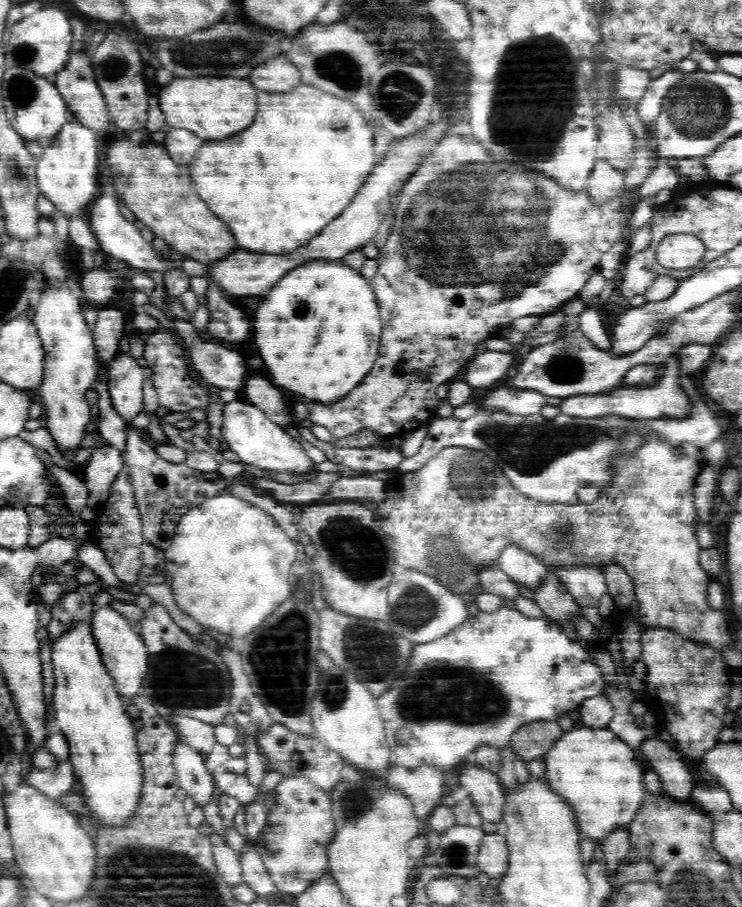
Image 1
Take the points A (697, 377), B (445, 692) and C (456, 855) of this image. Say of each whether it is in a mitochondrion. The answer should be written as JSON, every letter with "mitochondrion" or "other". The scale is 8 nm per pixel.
{"A":"other","B":"mitochondrion","C":"mitochondrion"}

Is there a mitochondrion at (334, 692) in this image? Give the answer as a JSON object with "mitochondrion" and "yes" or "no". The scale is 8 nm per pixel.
{"mitochondrion":"yes"}

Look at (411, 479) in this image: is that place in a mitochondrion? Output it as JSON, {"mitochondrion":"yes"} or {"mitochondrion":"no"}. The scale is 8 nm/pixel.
{"mitochondrion":"no"}

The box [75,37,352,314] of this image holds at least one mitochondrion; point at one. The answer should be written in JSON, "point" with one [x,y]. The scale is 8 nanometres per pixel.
{"point":[113,69]}

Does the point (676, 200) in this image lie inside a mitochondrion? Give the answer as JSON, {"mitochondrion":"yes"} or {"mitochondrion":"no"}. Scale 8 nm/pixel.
{"mitochondrion":"no"}

